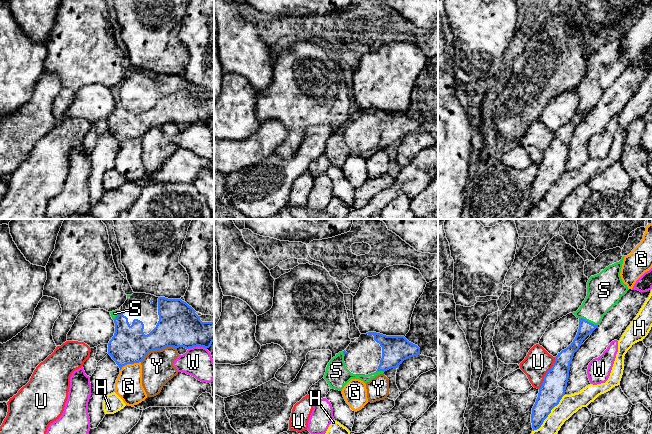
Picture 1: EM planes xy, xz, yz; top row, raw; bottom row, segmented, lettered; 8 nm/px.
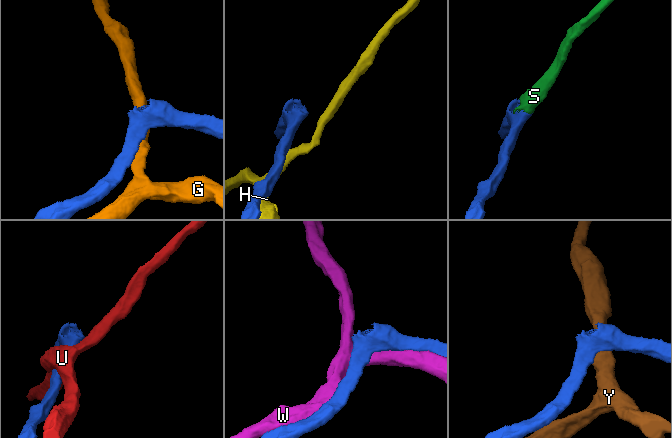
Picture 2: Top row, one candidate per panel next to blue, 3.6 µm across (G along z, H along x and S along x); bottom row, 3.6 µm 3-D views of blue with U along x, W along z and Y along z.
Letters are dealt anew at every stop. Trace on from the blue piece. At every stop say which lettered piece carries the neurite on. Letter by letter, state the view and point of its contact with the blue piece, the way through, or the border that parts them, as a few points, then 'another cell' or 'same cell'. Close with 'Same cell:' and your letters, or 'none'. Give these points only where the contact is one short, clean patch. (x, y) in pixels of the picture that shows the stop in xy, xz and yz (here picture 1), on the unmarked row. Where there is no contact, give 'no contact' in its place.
G: contact xy (129, 139); another cell
H: contact yz (549, 189); another cell
S: contact yz (587, 97); same cell
U: contact yz (546, 149); another cell
W: contact xy (197, 121); another cell
Y: contact xy (158, 125); another cell
Same cell: S

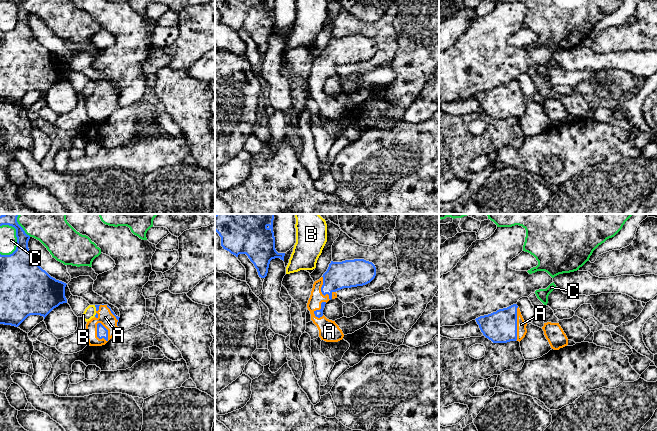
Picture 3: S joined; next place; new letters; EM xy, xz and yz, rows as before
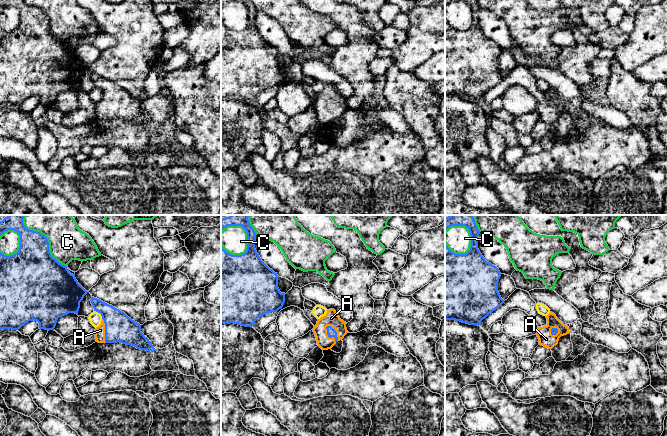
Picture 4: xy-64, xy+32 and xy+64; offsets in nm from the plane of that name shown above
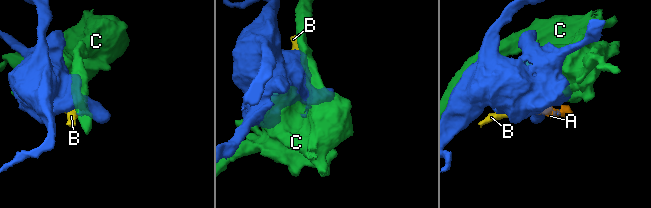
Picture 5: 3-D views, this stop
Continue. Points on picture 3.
A: contact xy (107, 107); same cell
B: contact xy (96, 84); another cell
C: contact xy (17, 19); another cell
Same cell: A

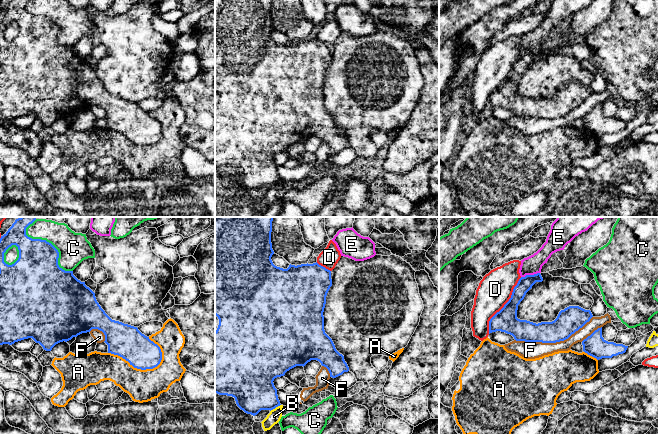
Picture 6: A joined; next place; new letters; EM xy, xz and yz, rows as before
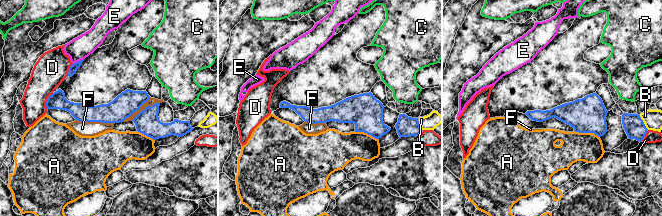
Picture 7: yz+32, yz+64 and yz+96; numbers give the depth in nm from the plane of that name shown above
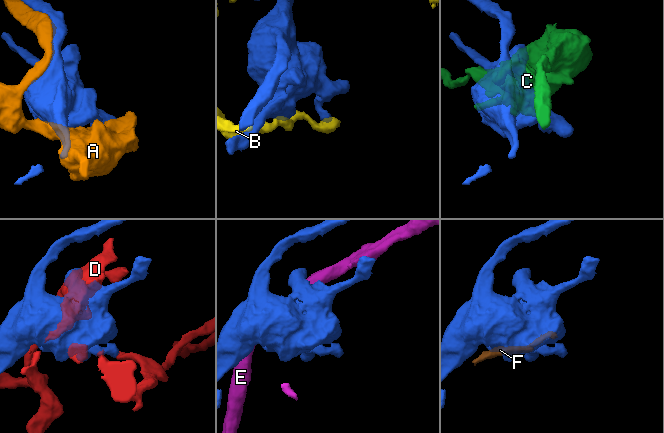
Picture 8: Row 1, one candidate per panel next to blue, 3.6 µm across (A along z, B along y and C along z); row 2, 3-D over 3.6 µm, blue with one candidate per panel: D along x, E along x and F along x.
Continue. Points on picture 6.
A: contact xy (136, 143); another cell
B: contact xz (275, 183); another cell
C: contact xy (51, 20); another cell
D: contact yz (504, 81); another cell
E: contact yz (530, 51); border yz (539, 48), (521, 53); another cell
F: contact yz (554, 118); another cell
Same cell: none

